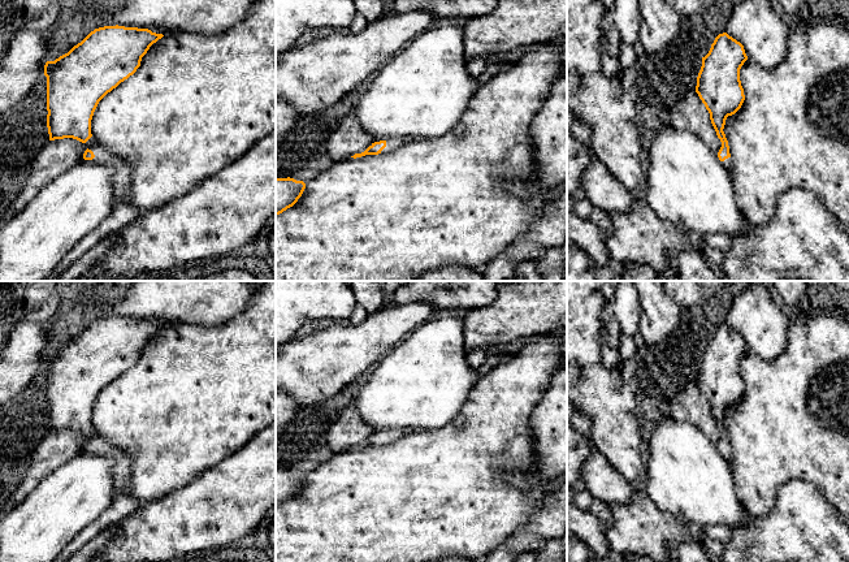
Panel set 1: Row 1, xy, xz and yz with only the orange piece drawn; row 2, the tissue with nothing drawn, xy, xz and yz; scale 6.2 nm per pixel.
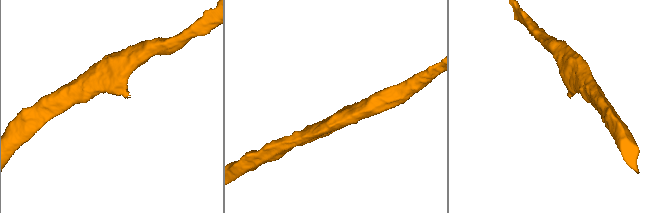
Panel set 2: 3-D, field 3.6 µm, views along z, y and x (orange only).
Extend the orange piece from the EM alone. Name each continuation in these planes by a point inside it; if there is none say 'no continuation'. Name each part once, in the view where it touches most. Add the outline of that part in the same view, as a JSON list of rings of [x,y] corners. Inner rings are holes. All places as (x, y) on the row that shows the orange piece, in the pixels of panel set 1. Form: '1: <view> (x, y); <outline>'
1: xy (121, 180); [[[92,144],[88,147],[88,150],[91,150],[95,155],[95,157],[91,161],[109,164],[114,168],[114,202],[124,202],[130,186],[131,169],[129,164],[100,144]]]

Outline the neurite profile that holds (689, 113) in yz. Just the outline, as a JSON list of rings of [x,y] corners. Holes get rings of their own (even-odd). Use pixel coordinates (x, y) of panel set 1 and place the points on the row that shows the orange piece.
[[[696,90],[688,91],[672,108],[672,125],[677,130],[688,130],[701,138],[714,152],[720,139],[711,124],[710,113]]]

